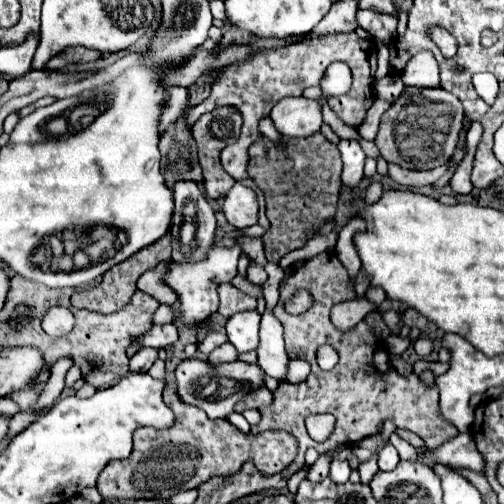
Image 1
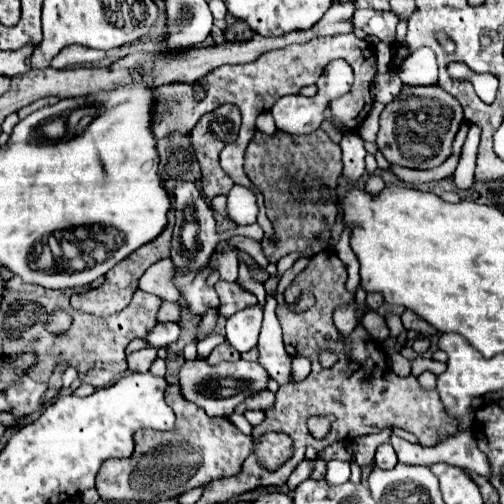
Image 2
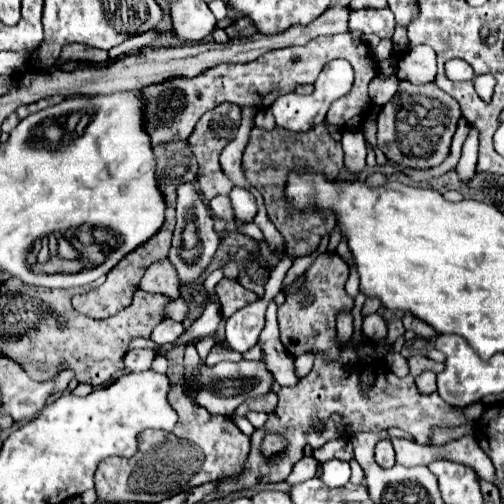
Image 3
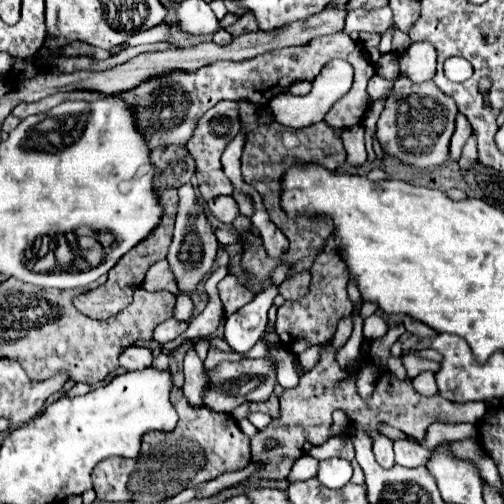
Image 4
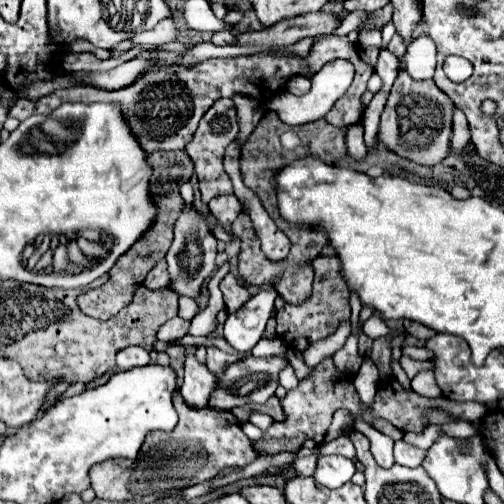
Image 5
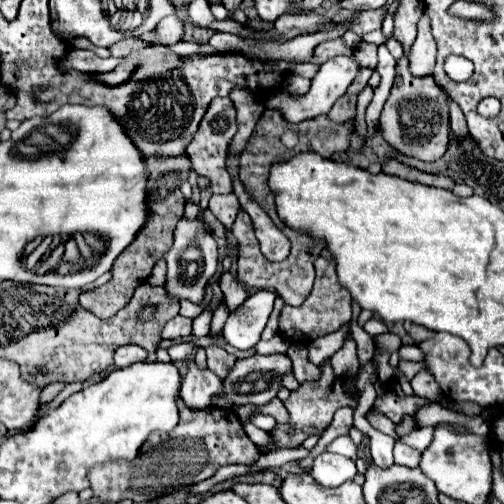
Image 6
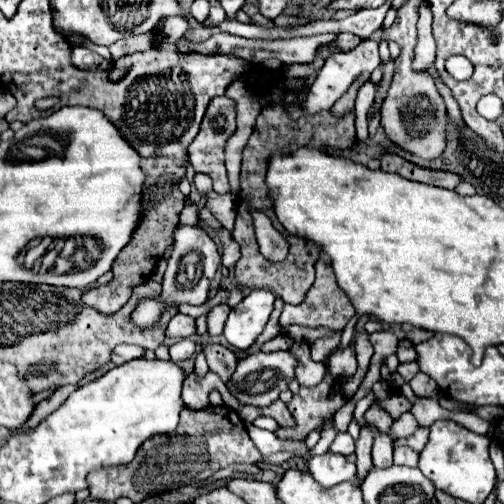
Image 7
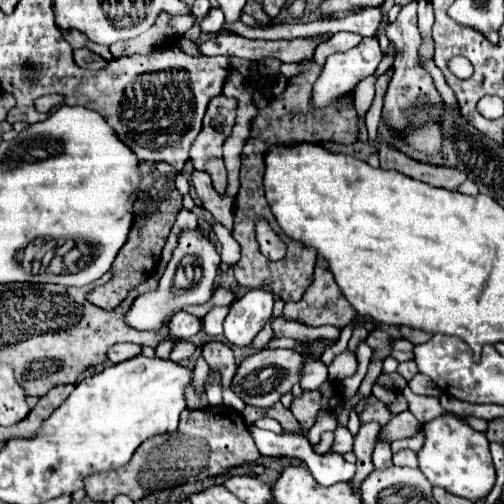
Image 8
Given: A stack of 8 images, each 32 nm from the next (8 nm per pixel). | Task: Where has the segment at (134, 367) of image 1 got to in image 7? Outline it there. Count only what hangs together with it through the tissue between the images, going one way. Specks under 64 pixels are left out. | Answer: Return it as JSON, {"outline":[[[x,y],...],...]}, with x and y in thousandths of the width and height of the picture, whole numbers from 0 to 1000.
{"outline":[[[234,683],[226,694],[222,694],[222,722],[226,726],[238,726],[254,714],[266,714],[266,710],[282,710],[286,706],[286,690],[278,687],[266,687],[266,683]]]}

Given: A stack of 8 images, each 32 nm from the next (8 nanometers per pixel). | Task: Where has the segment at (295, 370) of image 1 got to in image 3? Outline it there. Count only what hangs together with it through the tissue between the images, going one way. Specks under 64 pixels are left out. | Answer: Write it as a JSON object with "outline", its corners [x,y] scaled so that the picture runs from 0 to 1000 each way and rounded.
{"outline":[[[607,698],[607,702],[591,706],[587,710],[587,742],[591,742],[591,750],[607,746],[619,734],[619,722],[623,722],[623,698]]]}

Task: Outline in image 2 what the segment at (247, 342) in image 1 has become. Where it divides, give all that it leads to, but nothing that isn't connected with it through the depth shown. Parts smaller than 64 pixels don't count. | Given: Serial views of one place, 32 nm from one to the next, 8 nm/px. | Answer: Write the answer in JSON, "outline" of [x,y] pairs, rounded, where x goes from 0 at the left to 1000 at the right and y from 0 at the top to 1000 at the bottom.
{"outline":[[[516,603],[492,607],[456,627],[448,639],[448,679],[472,698],[492,698],[496,690],[504,690],[512,683],[512,663],[520,651],[520,627],[524,607]]]}

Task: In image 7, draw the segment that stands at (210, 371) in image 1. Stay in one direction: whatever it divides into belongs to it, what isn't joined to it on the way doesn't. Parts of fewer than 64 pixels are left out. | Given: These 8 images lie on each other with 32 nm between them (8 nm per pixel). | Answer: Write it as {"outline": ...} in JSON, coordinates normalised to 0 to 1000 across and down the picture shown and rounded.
{"outline":[[[571,694],[508,698],[472,718],[468,738],[460,742],[460,750],[452,758],[452,770],[480,802],[500,802],[500,806],[524,810],[524,806],[540,802],[560,778],[567,778],[571,762],[579,754],[587,754],[587,726],[591,726],[591,710]]]}

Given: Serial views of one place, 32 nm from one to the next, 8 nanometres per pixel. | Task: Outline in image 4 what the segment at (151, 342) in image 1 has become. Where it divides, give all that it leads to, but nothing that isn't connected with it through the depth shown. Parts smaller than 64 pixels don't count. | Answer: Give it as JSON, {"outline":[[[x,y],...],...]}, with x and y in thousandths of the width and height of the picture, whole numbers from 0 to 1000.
{"outline":[[[333,631],[329,639],[321,639],[310,655],[306,655],[306,675],[317,679],[317,683],[329,683],[333,675],[349,675],[353,667],[361,667],[369,659],[373,643],[361,639],[361,635],[349,635],[349,631]]]}

